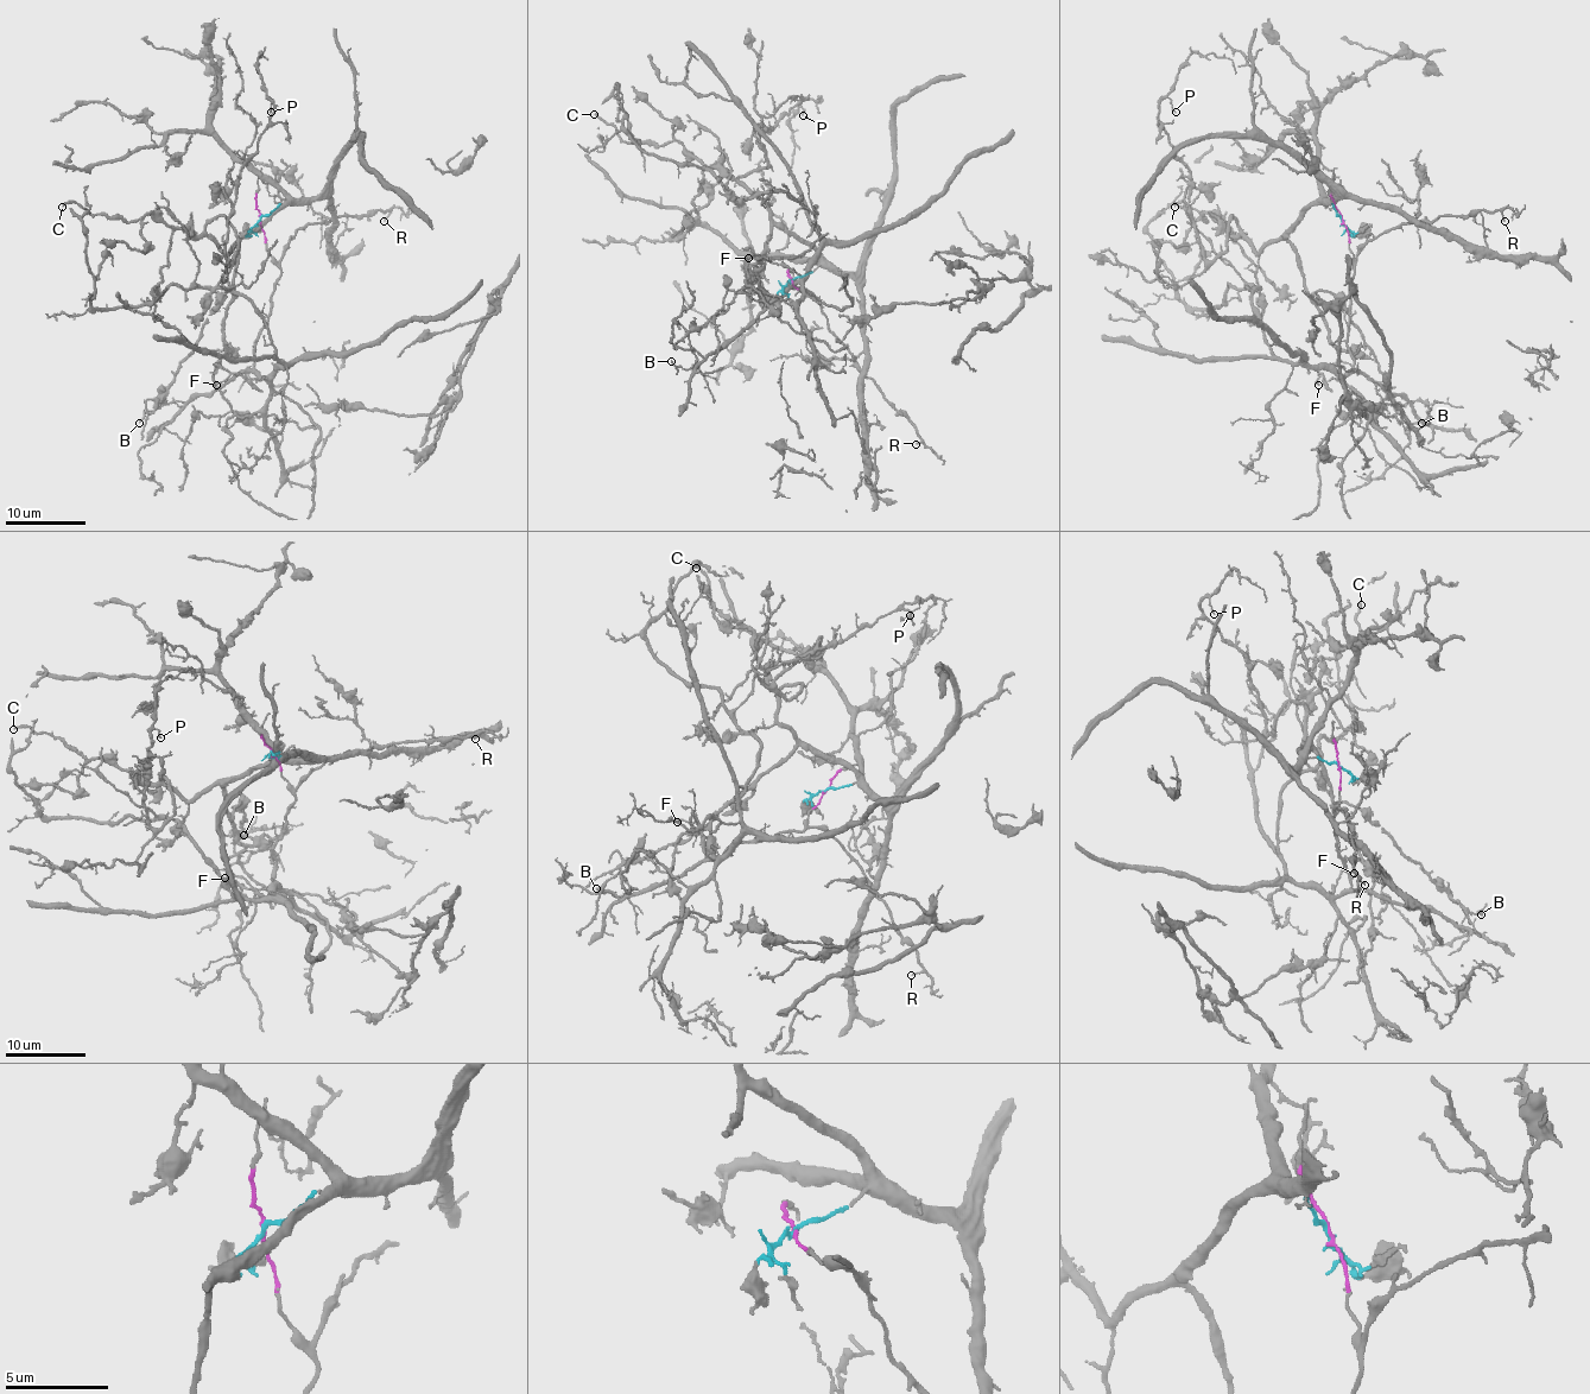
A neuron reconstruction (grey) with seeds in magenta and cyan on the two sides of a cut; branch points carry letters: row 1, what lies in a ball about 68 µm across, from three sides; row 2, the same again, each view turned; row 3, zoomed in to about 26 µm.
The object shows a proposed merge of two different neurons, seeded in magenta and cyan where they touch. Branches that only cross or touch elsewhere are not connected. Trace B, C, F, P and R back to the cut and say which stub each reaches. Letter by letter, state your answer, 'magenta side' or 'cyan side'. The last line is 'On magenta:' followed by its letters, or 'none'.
B: cyan side
C: cyan side
F: cyan side
P: cyan side
R: magenta side
On magenta: R

